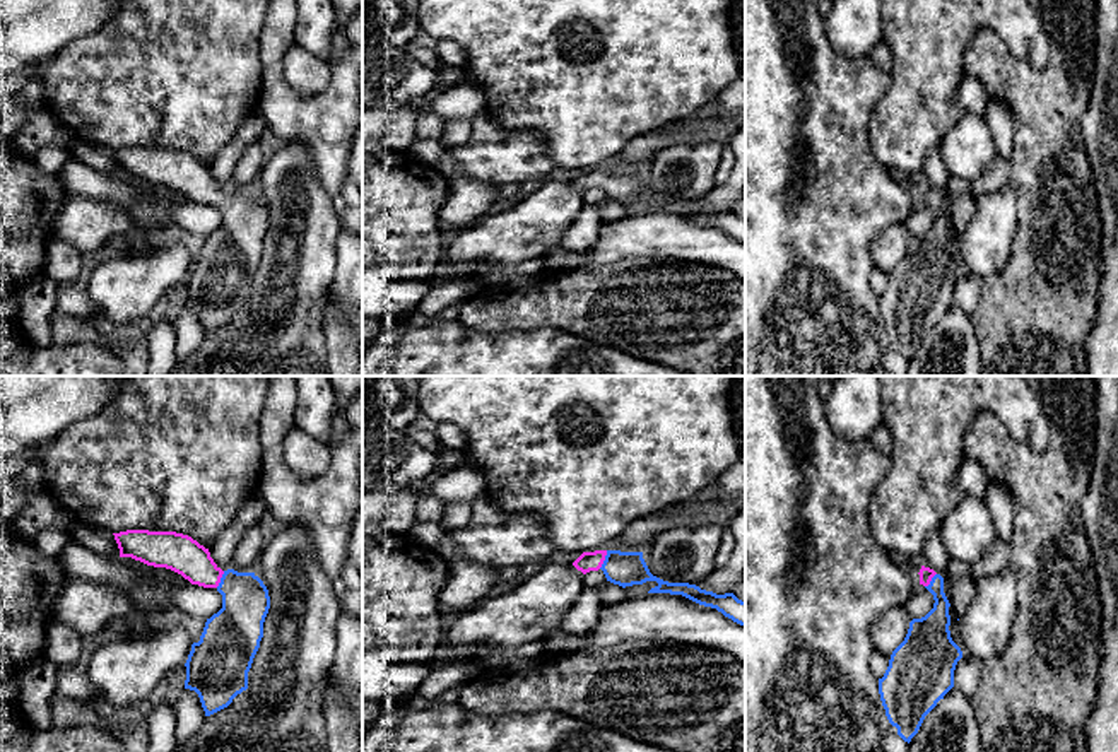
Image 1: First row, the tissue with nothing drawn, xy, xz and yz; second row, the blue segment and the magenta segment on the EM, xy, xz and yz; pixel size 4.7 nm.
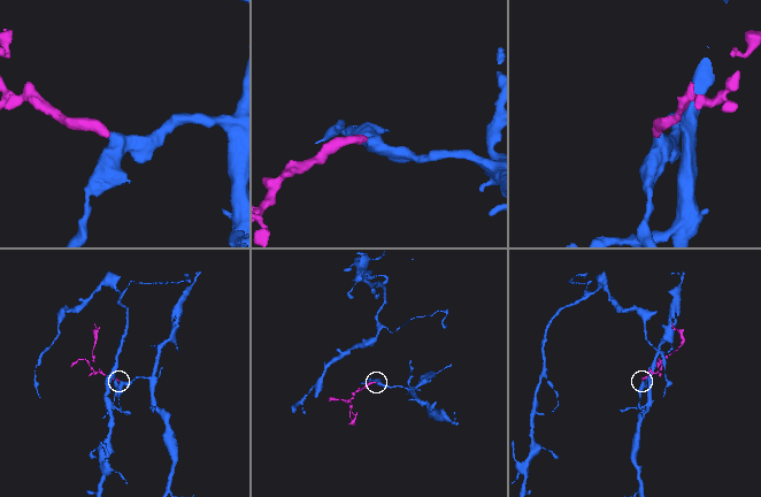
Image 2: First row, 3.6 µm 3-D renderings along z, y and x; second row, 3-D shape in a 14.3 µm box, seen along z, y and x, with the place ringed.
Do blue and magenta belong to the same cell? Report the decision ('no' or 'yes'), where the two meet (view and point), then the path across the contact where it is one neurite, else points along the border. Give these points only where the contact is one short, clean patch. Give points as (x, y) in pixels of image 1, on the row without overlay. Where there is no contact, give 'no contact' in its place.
yes | xz (606, 176) | across xz (621, 185), (606, 176), (588, 178)

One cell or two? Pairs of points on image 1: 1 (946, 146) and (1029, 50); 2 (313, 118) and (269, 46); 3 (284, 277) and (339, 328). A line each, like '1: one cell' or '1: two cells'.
1: two cells
2: one cell
3: two cells

